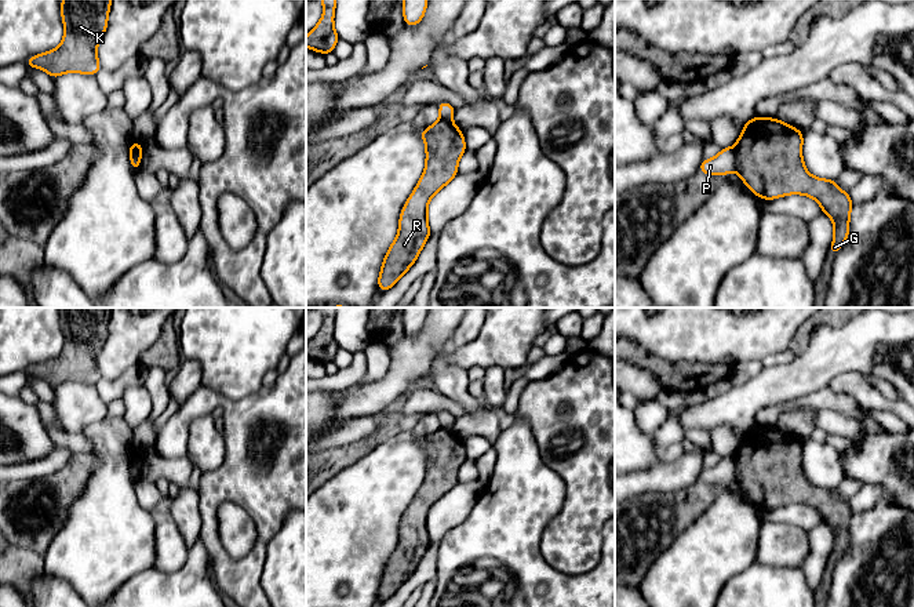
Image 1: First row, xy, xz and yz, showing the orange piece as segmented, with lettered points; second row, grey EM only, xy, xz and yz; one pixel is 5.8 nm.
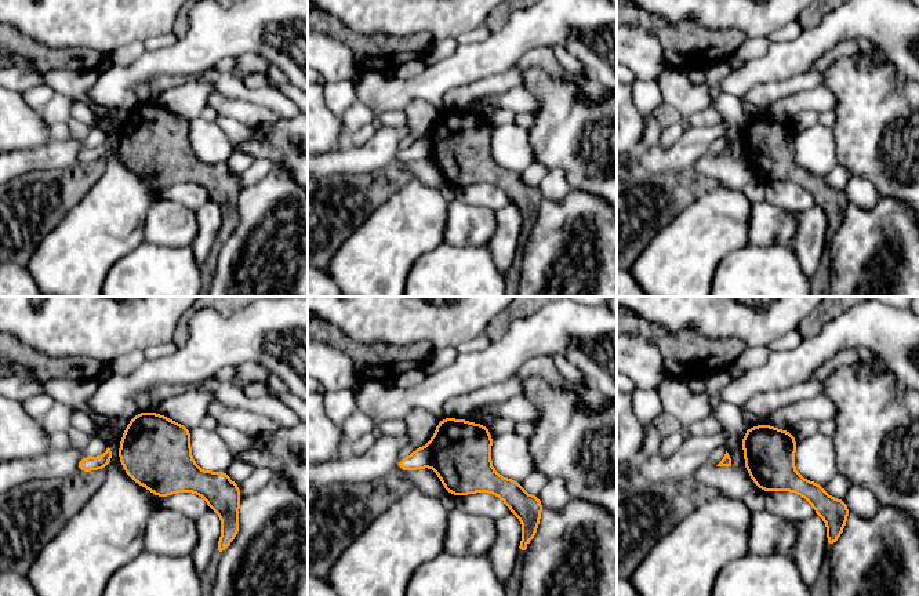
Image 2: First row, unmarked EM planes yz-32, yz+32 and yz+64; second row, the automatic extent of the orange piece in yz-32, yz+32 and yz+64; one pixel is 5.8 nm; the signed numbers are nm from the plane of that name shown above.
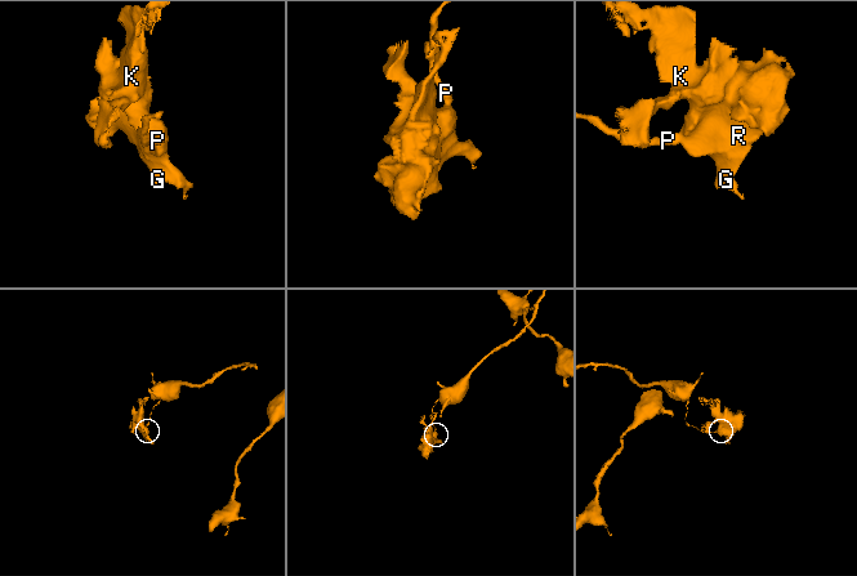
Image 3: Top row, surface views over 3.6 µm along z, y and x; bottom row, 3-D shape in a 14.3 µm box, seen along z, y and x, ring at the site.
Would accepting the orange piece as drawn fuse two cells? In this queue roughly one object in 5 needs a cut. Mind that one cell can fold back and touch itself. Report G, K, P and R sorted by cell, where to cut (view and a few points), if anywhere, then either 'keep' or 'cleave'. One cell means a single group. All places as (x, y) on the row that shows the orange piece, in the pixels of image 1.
groups G K R / P; cut yz (734, 148), (736, 168); cleave

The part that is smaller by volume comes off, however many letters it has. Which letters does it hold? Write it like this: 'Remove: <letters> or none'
Remove: G, K, R

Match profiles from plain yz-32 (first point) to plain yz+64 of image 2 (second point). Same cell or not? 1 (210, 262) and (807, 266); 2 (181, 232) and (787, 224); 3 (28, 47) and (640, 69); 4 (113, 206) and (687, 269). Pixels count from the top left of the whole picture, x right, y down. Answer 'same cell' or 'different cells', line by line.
1: different cells
2: same cell
3: different cells
4: same cell

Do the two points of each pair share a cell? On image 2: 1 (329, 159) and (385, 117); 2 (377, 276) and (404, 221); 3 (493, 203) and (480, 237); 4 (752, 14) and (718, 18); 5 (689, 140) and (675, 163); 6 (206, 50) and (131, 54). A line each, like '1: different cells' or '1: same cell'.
1: different cells
2: same cell
3: different cells
4: same cell
5: same cell
6: different cells

